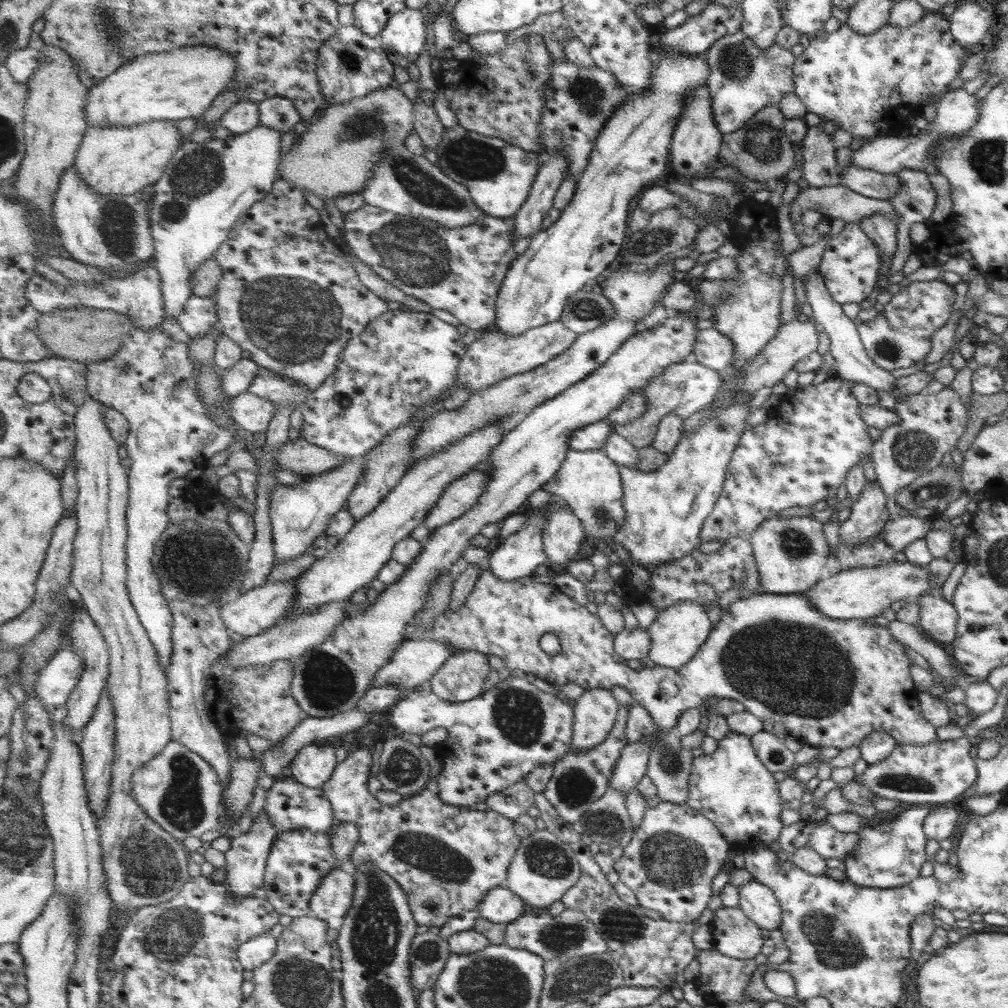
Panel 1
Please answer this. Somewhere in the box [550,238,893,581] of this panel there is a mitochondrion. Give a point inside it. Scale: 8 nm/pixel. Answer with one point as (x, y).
(796, 546)

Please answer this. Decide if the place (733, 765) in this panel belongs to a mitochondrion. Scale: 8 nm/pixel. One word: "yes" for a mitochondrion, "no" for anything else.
no

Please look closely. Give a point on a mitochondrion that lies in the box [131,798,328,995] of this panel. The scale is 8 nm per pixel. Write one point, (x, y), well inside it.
(175, 931)

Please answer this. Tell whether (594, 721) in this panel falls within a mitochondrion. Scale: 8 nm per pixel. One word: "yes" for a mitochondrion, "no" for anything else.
no

